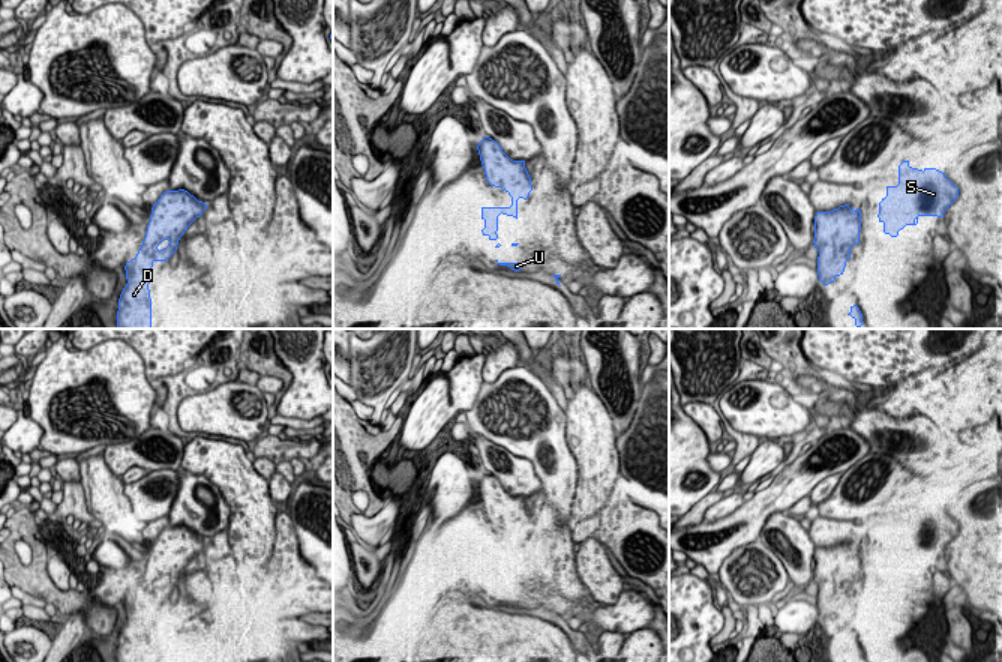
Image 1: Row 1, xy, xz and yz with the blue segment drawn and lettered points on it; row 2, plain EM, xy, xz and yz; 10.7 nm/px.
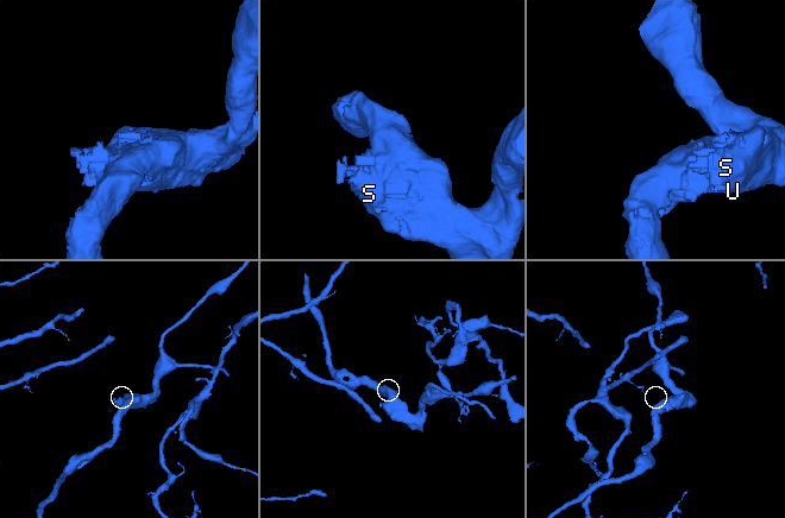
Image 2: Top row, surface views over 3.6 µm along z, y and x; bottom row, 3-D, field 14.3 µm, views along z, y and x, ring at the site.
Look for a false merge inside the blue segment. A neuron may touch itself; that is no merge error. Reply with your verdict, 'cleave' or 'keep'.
keep

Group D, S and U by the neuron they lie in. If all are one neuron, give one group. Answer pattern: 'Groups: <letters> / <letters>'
Groups: D S U

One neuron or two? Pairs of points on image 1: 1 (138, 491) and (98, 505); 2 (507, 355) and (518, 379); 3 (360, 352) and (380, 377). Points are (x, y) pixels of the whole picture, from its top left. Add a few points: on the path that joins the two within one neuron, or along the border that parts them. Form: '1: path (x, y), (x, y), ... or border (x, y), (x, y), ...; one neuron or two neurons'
1: border (123, 484), (123, 493), (131, 502); two neurons
2: border (519, 364), (507, 368), (494, 382), (483, 382); two neurons
3: path (366, 358), (377, 371); one neuron

